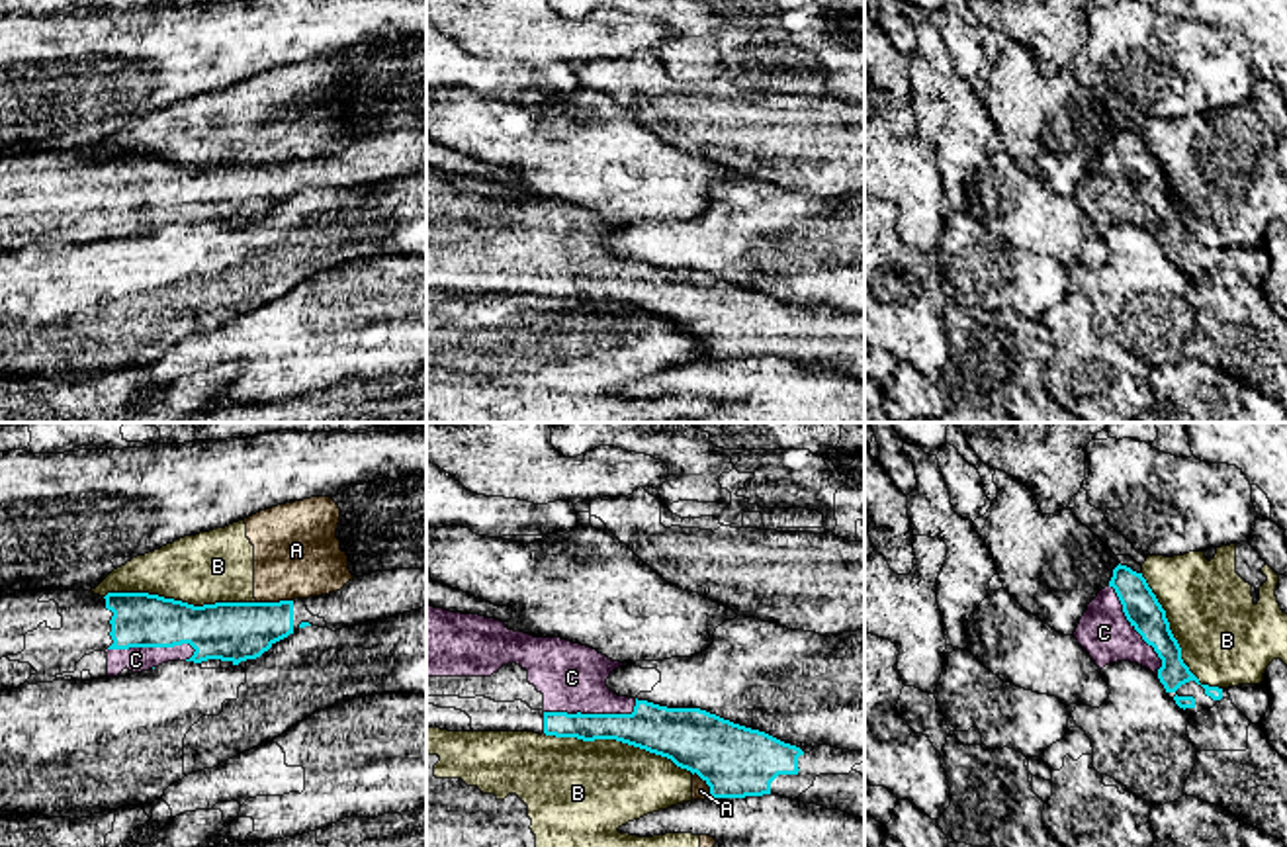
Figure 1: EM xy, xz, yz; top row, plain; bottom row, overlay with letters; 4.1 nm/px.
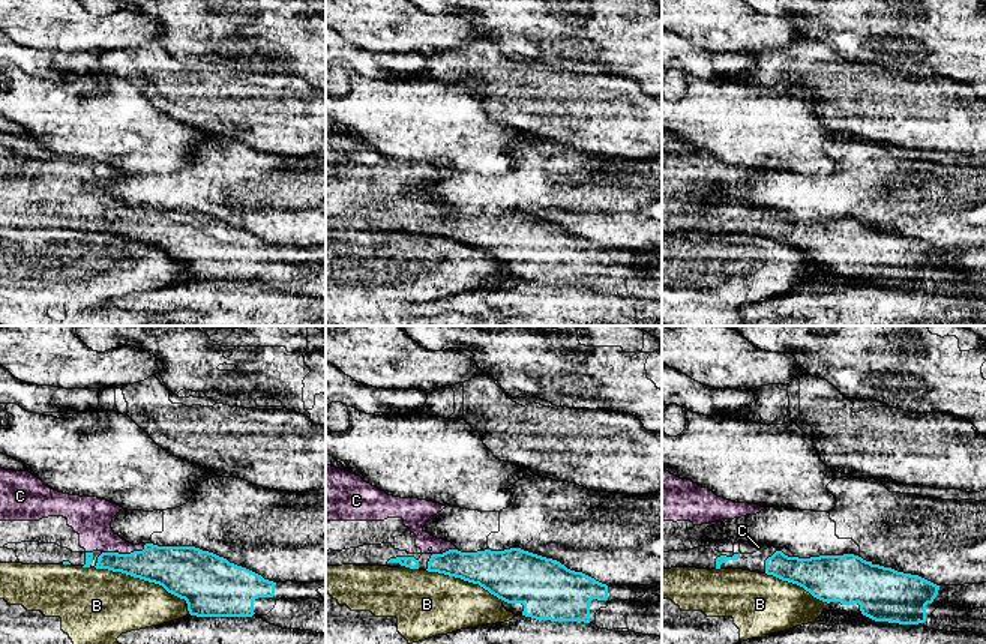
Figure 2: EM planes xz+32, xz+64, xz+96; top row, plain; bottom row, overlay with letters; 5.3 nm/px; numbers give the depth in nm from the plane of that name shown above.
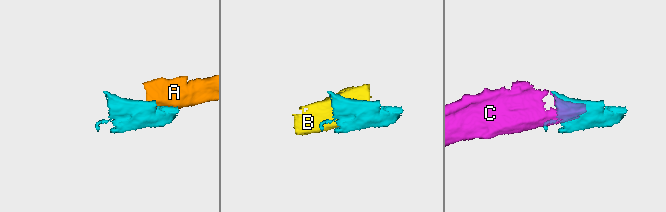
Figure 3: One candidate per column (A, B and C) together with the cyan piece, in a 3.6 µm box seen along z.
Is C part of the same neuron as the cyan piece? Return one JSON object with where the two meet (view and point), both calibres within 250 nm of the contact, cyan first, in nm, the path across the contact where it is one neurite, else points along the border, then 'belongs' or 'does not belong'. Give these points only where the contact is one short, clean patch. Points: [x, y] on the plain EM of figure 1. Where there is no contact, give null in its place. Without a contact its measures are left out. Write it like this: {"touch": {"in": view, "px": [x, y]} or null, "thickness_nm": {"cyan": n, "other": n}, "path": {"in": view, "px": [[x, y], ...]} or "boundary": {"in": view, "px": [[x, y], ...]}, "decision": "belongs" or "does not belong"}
{"touch": {"in": "xz", "px": [593, 276]}, "thickness_nm": {"cyan": 190, "other": 280}, "decision": "belongs"}

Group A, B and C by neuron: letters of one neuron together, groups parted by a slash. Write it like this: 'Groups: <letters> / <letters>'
Groups: A B / C

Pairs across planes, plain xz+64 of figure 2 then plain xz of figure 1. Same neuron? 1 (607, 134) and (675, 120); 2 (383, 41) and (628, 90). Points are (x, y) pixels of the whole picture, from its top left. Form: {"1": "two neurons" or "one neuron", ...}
{"1": "one neuron", "2": "two neurons"}

